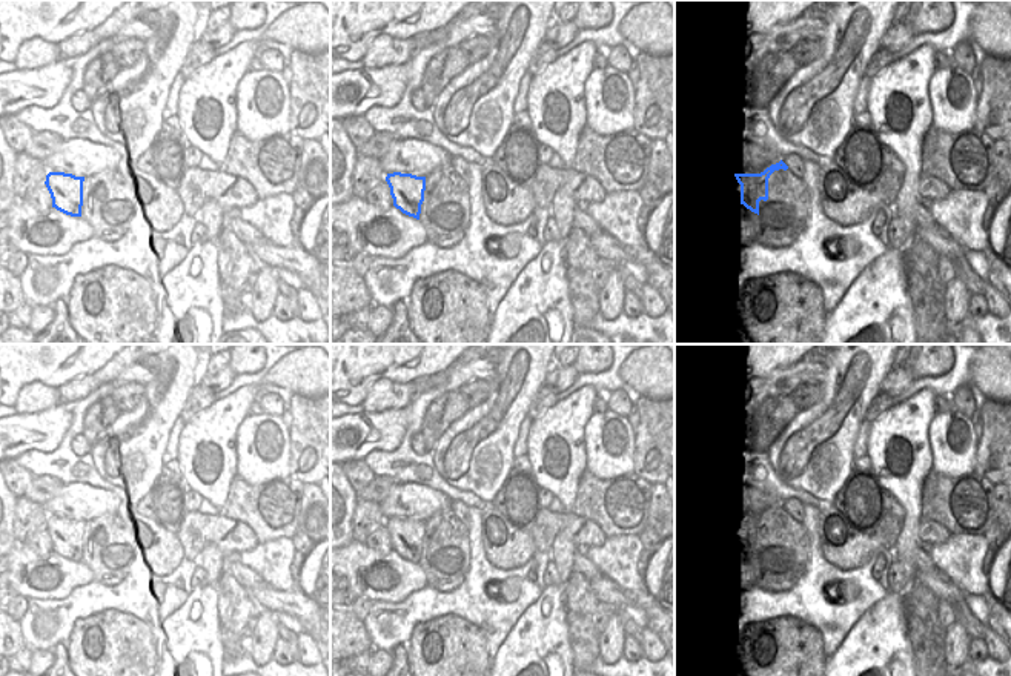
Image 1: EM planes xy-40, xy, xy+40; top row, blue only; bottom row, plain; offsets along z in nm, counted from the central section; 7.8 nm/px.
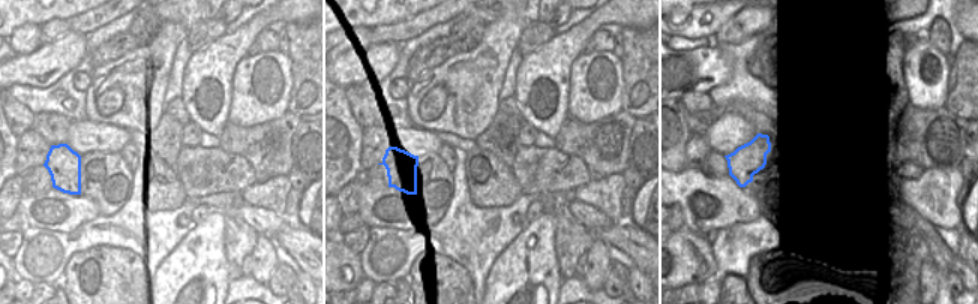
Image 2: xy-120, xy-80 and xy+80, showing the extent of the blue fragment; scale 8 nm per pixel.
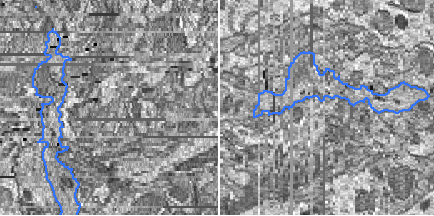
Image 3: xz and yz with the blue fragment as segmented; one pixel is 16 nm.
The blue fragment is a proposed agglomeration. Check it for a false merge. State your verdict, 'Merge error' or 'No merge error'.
No merge error

